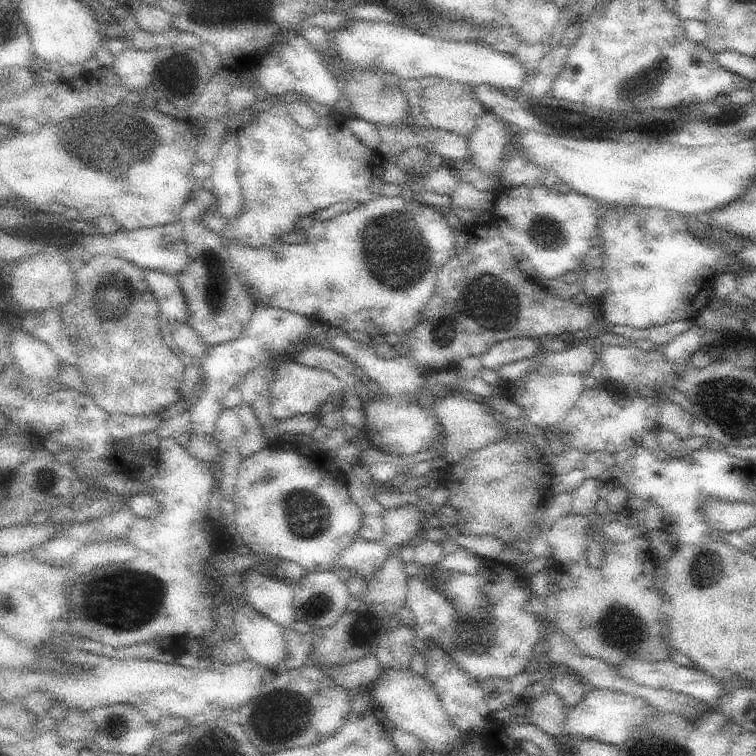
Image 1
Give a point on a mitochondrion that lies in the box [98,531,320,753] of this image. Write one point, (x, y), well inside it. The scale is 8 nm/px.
(276, 720)

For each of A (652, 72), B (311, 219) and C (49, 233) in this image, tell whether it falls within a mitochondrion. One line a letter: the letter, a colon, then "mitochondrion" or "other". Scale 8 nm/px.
A: mitochondrion
B: other
C: other

